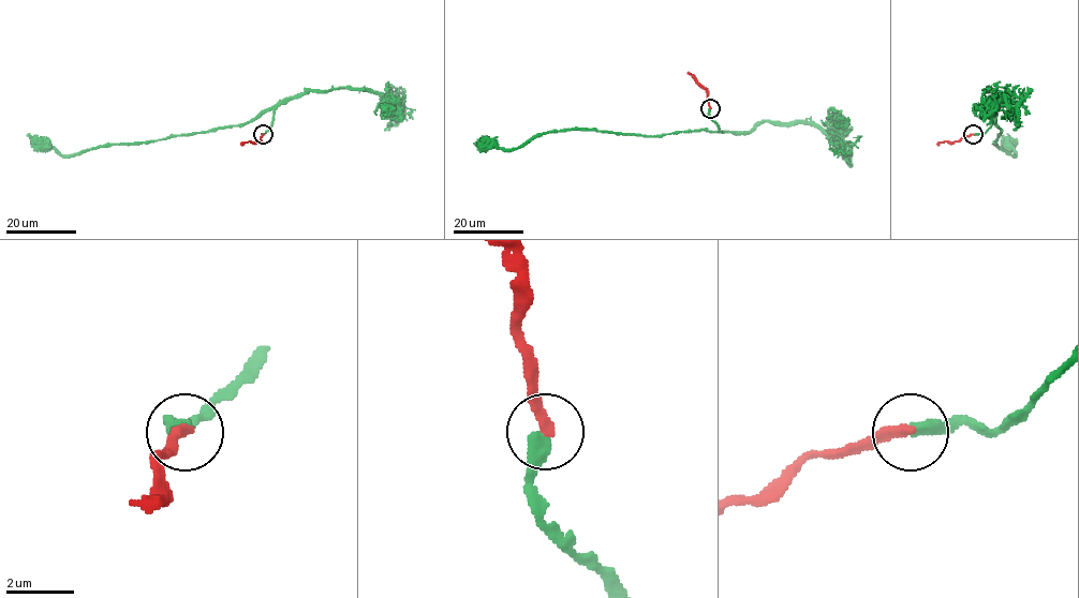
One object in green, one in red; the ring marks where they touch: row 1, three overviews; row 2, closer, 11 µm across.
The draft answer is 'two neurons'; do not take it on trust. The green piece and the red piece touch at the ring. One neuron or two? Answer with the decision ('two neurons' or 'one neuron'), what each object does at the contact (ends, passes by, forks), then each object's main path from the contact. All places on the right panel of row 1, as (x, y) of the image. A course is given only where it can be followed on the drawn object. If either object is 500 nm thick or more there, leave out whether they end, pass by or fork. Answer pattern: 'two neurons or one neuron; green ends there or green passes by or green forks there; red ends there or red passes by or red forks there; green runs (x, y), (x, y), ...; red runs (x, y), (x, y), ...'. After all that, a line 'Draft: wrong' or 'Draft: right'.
two neurons; green ends there; red ends there; green runs (974, 134), (984, 134), (990, 126), (996, 108), (995, 123), (1001, 131), (994, 141), (1013, 155), (1007, 133); red runs (974, 135), (937, 145)
Draft: right

